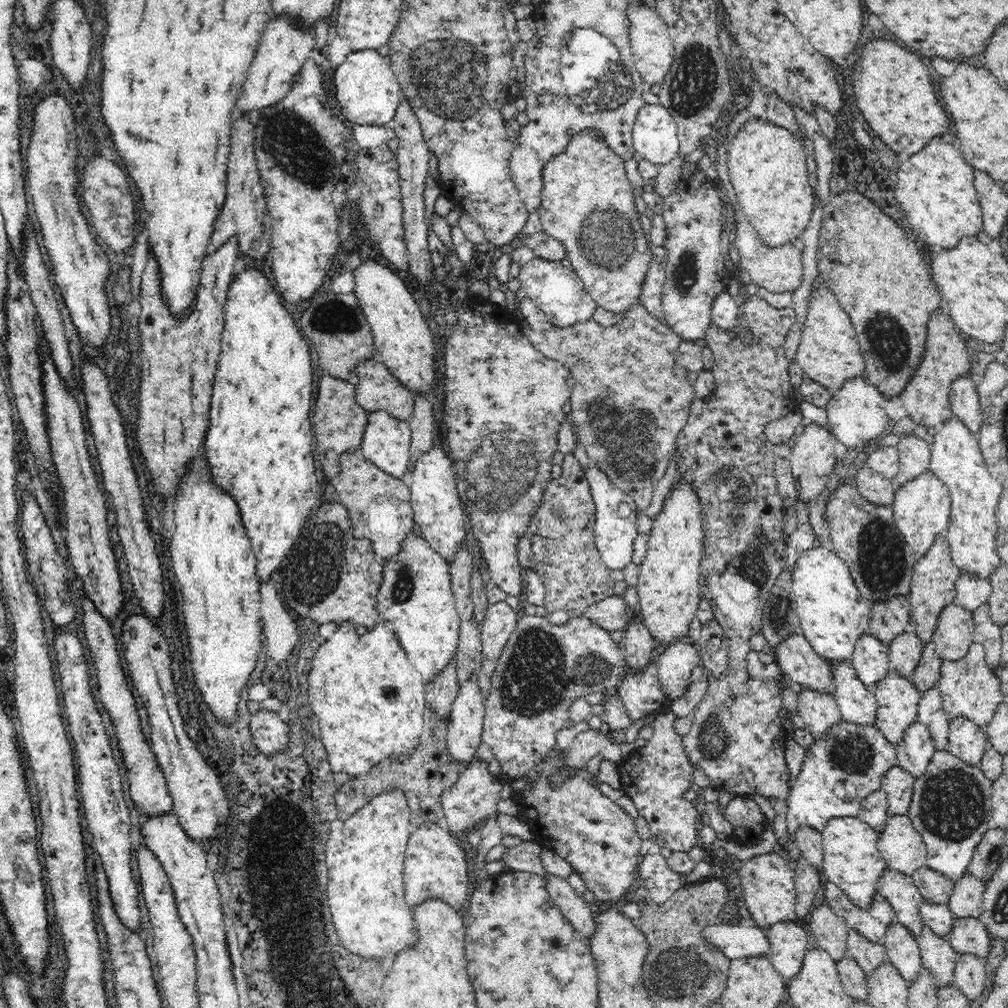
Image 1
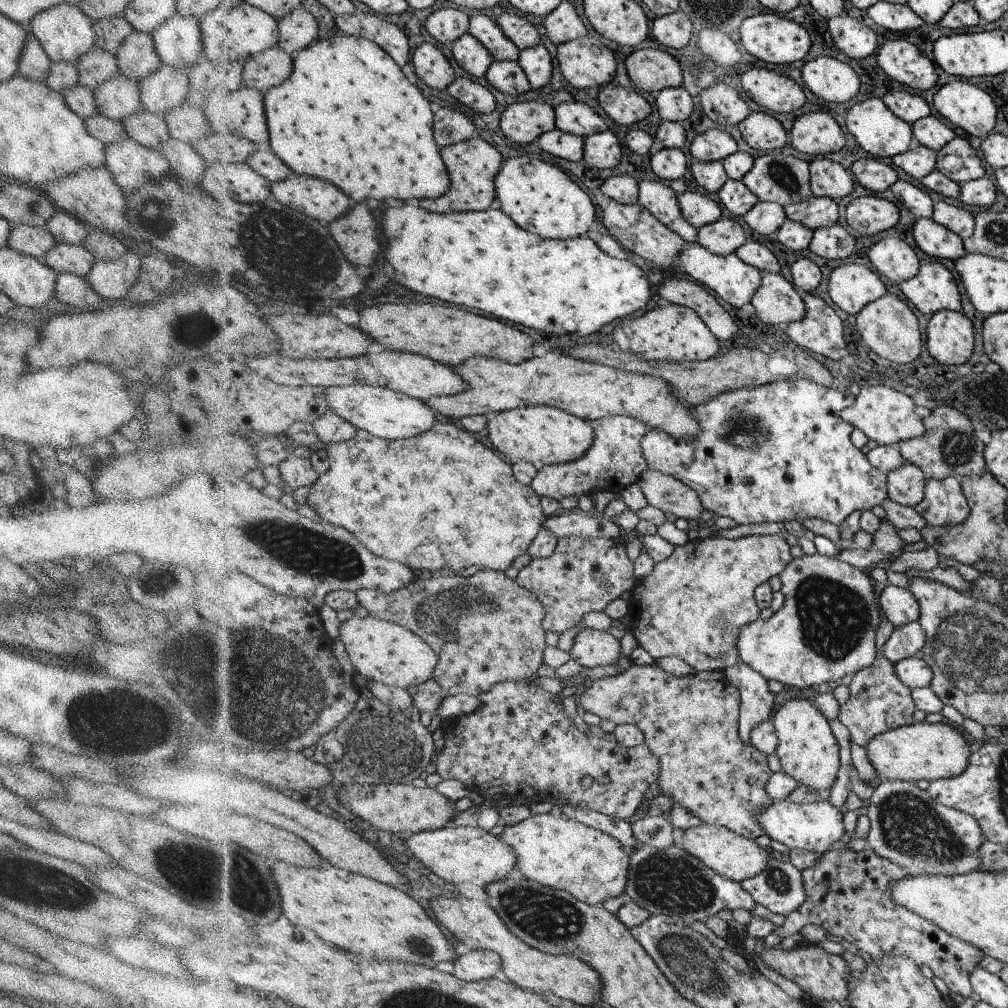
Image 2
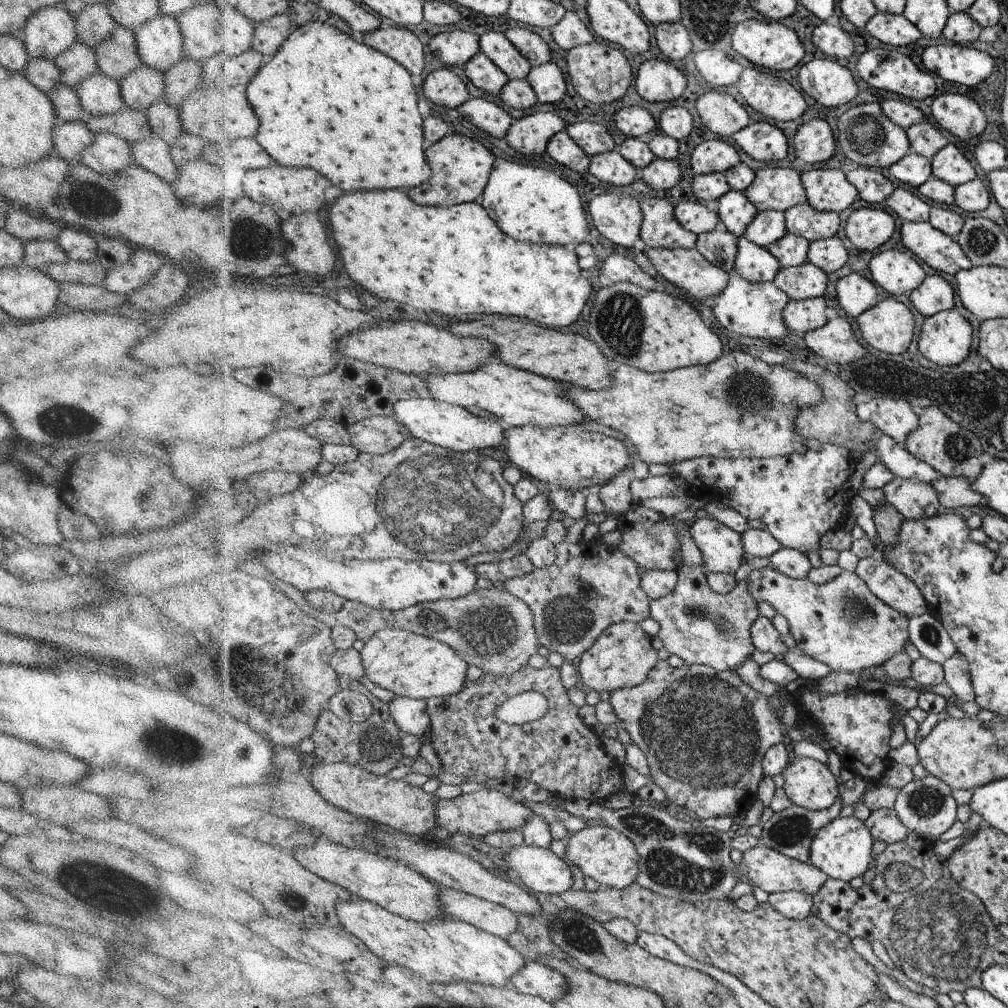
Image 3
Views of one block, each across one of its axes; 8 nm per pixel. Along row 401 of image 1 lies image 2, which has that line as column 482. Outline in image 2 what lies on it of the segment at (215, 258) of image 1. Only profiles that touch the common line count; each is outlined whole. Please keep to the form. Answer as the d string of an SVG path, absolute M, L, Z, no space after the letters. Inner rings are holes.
M471 138L442 148L443 157L451 172L452 188L438 200L422 200L422 206L434 212L485 211L496 205L495 179L502 166L500 152L482 138Z

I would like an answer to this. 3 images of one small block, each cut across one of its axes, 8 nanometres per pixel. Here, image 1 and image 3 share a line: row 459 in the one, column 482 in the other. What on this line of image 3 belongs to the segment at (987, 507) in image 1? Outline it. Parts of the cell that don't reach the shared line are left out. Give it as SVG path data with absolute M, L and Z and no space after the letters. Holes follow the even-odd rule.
M353 896L338 904L338 914L347 931L361 938L374 954L389 963L405 966L430 982L482 982L504 986L526 966L524 957L504 939L457 917L418 922L400 916L381 904Z

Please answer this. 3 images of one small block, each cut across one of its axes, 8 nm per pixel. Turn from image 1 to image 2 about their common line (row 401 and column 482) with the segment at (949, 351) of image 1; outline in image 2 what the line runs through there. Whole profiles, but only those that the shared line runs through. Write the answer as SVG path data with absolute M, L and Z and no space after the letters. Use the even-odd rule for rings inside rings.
M459 893L456 897L436 898L431 902L432 909L438 920L449 929L458 940L464 942L470 949L489 950L502 958L502 973L508 981L513 982L522 990L537 992L552 992L565 1003L591 1005L598 993L602 996L603 981L599 973L591 965L584 963L579 957L572 955L554 956L528 946L520 937L500 920L499 914L480 900L471 900Z

